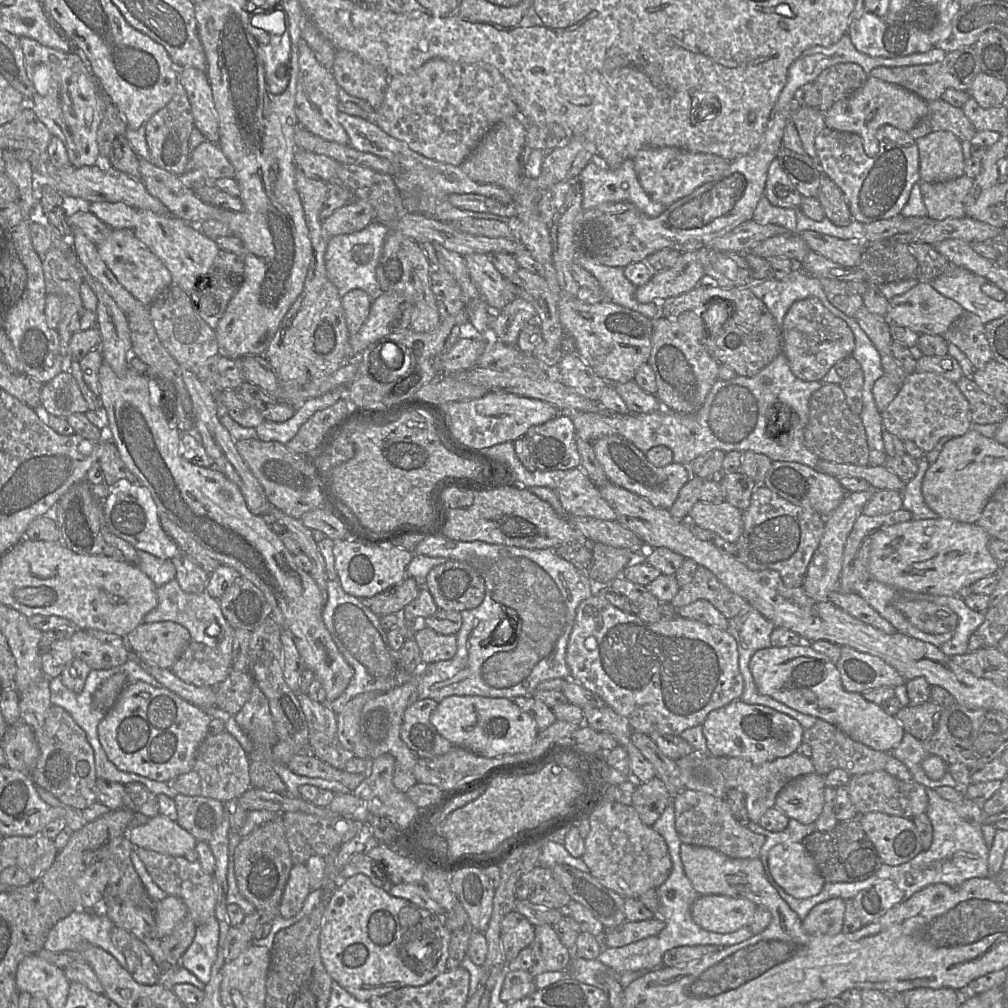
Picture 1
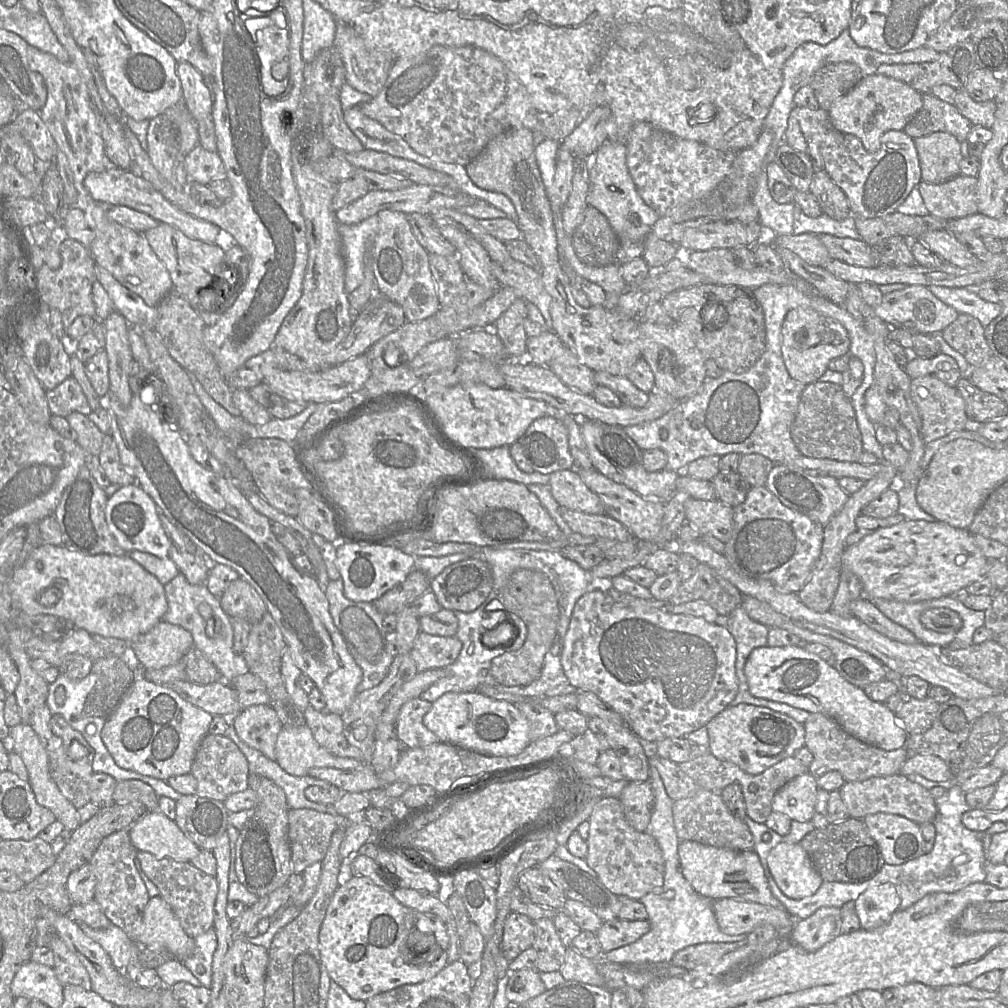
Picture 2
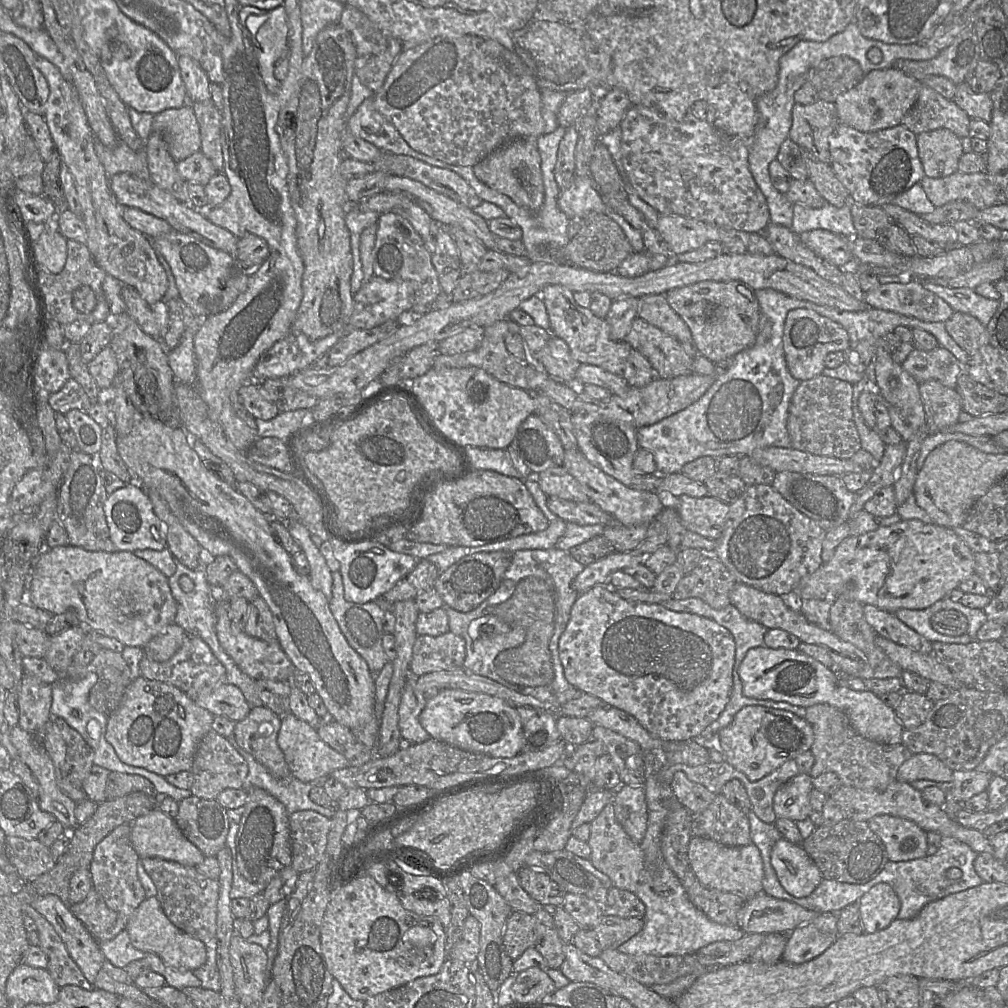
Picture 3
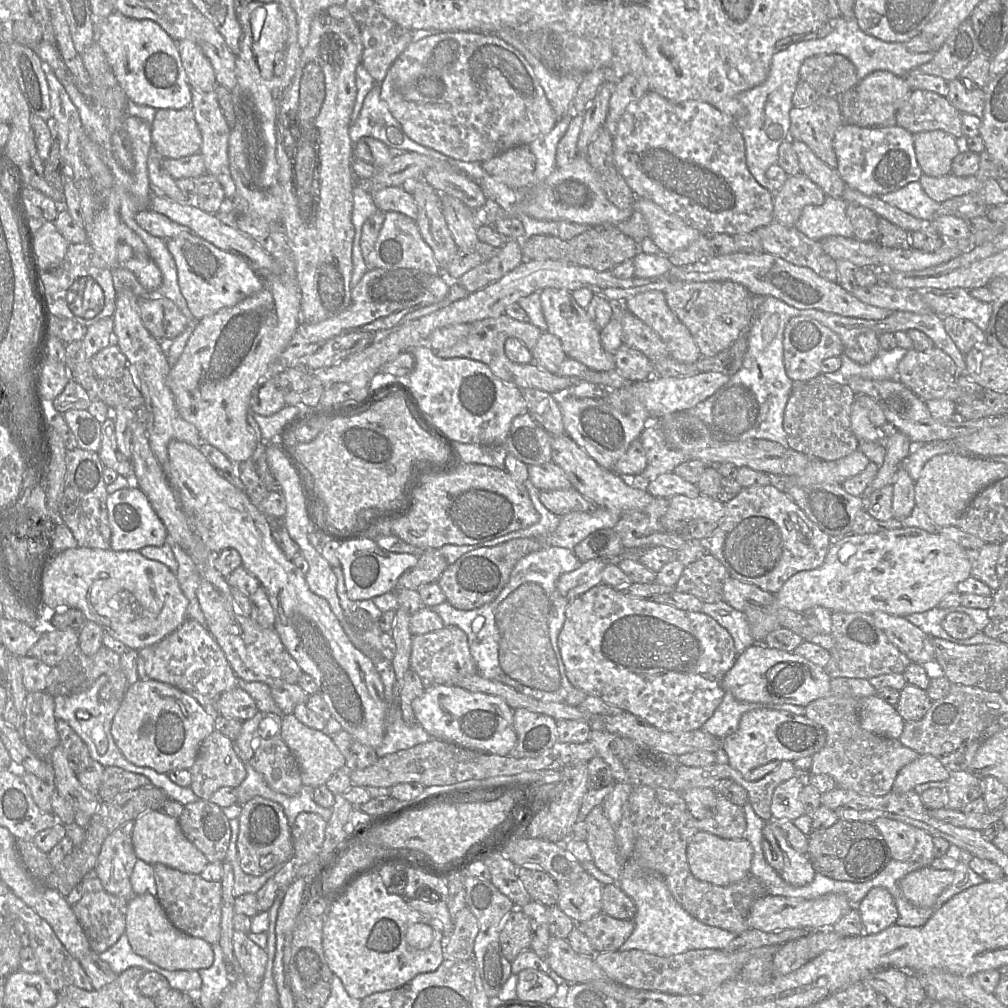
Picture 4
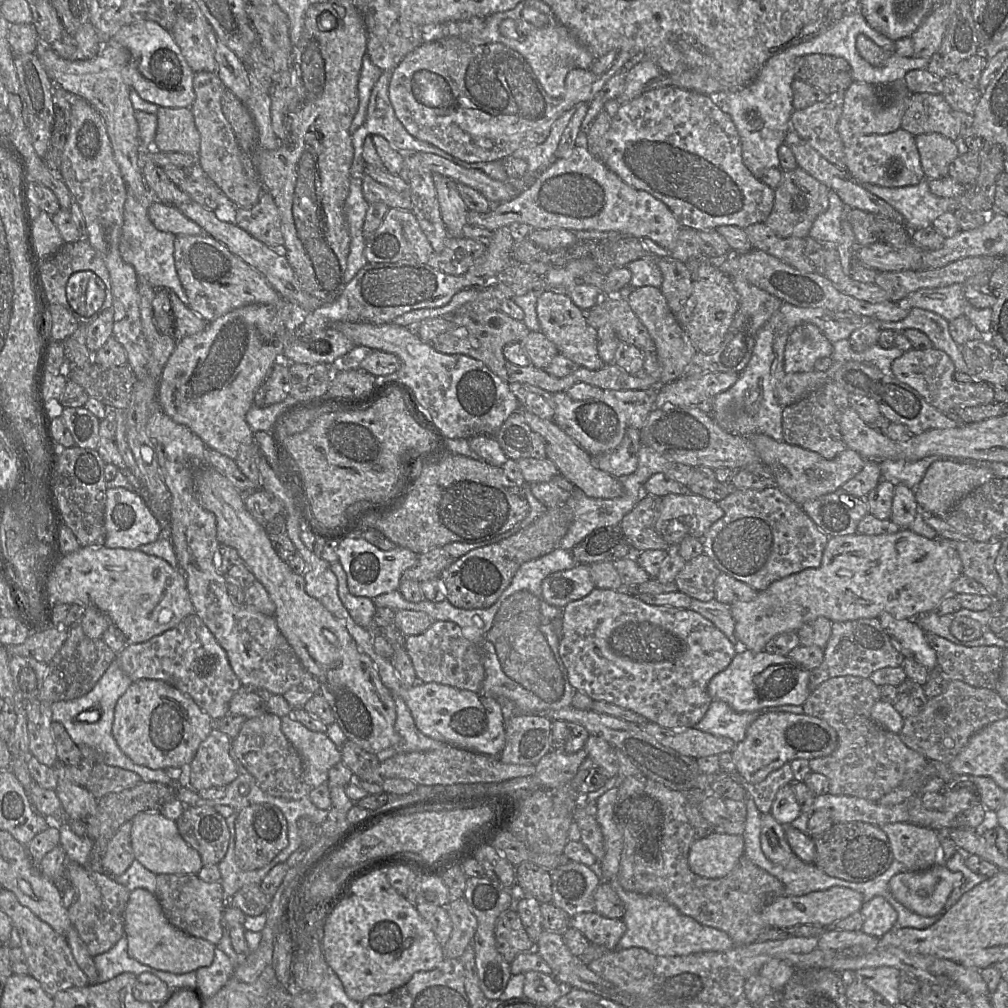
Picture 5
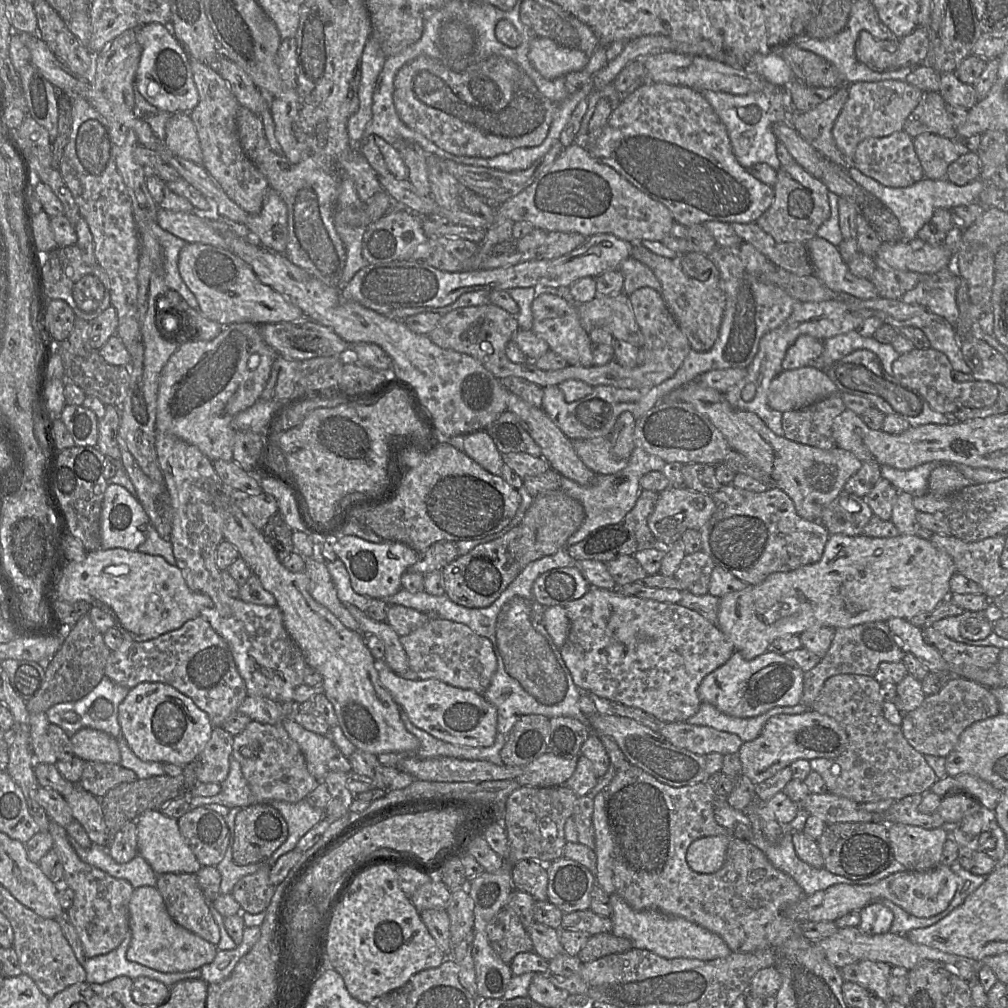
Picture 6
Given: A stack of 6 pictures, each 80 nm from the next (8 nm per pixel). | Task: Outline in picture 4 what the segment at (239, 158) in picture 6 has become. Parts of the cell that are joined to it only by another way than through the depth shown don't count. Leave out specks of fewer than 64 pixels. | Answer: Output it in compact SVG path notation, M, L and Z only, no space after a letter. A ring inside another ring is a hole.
M191 89L191 106L202 137L200 153L203 157L206 171L217 178L223 186L226 198L232 198L235 194L235 183L229 169L228 142L231 126L228 124L216 93L213 91L203 92Z

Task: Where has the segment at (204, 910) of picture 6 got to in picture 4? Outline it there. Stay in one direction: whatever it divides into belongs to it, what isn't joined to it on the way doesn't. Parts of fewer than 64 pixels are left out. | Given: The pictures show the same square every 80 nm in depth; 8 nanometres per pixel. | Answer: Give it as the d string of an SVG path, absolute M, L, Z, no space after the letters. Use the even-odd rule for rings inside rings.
M164 864L152 865L156 882L156 898L169 921L180 931L201 938L210 945L219 943L221 923L220 881L206 881L200 874L189 874Z

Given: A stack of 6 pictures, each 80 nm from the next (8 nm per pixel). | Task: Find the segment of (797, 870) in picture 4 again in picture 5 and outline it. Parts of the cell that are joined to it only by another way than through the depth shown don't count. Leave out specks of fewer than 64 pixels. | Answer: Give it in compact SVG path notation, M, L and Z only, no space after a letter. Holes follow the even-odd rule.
M771 813L761 815L760 845L764 855L773 863L786 867L793 856L784 832L784 826Z

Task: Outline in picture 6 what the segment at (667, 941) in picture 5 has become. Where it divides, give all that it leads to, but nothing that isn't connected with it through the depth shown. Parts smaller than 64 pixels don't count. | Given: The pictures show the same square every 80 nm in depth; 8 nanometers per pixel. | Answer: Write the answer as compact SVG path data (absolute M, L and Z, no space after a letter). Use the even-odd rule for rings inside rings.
M616 892L610 895L610 904L612 933L617 937L628 938L633 948L647 949L666 959L692 958L702 961L724 958L732 953L720 936L684 918L658 910L635 910Z

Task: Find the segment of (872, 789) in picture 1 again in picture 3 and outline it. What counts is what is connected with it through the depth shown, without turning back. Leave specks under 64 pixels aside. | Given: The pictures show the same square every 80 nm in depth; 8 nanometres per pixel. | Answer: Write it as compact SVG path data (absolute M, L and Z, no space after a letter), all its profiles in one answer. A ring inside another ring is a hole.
M896 779L894 782L889 784L887 788L883 791L867 791L867 790L861 790L851 786L842 785L836 792L834 792L832 795L827 797L832 798L836 802L836 804L839 806L839 808L843 812L845 818L847 819L868 822L871 818L877 815L890 815L890 816L895 816L899 818L904 818L914 822L920 828L922 828L925 832L936 832L940 834L942 837L955 838L967 844L978 855L980 855L981 853L988 853L993 855L993 852L994 852L993 847L990 844L989 839L987 839L982 832L976 829L966 828L960 825L955 819L951 819L947 815L947 813L943 810L942 807L924 800L922 792L915 789L910 783L901 782Z

